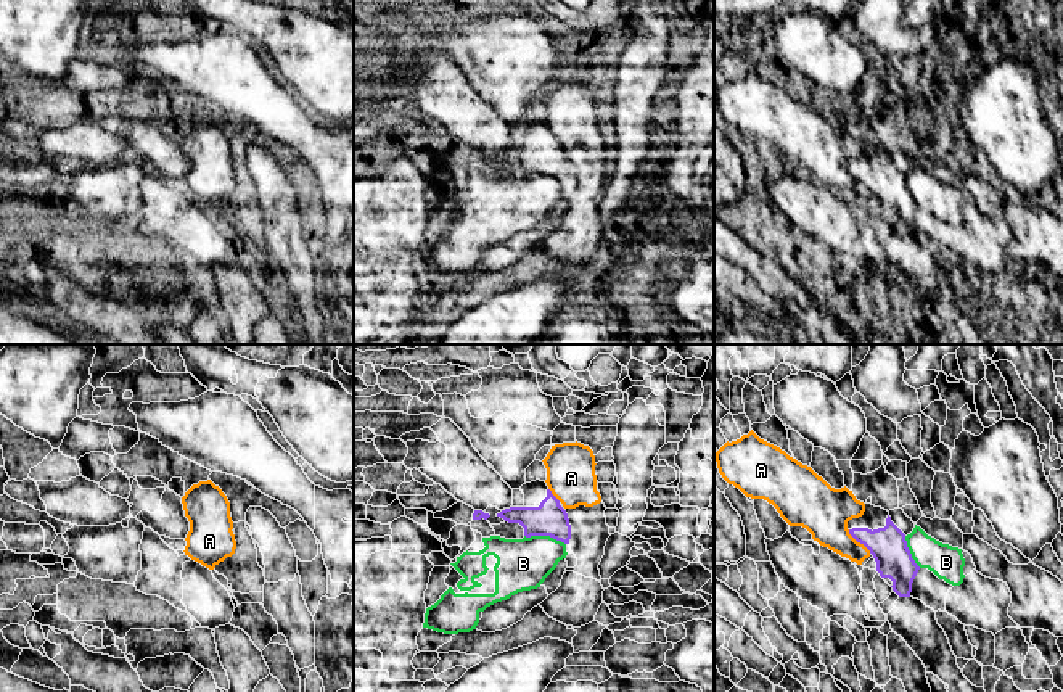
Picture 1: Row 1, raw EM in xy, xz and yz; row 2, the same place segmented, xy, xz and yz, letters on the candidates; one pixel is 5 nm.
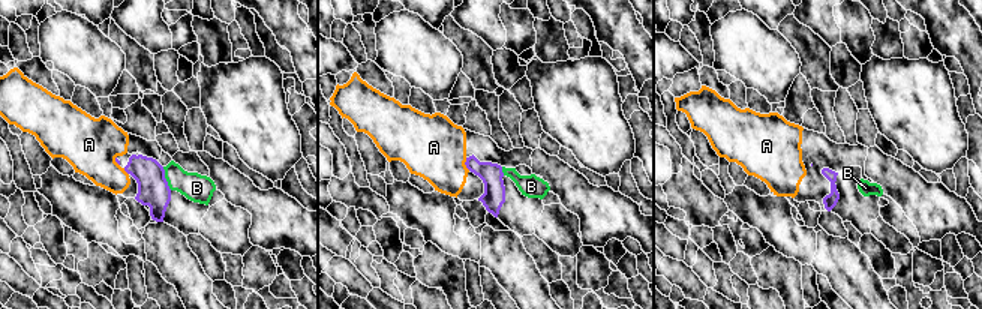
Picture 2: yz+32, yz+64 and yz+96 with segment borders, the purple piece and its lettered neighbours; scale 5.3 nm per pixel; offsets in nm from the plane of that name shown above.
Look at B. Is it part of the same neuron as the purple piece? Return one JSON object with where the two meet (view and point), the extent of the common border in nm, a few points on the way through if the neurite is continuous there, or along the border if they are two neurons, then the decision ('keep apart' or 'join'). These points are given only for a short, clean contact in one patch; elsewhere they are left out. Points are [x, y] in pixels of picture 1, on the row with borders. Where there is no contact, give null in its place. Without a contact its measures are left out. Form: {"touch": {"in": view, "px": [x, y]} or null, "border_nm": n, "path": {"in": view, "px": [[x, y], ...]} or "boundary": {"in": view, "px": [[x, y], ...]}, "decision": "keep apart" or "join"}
{"touch": {"in": "xz", "px": [545, 535]}, "border_nm": 220, "boundary": {"in": "xz", "px": [[525, 535], [552, 536], [565, 544]]}, "decision": "keep apart"}

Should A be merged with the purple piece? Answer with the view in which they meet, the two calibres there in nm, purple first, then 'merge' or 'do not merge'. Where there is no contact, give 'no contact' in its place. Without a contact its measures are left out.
meets purple in yz; 190 nm thick on the purple side, 260 nm on the other; do not merge

